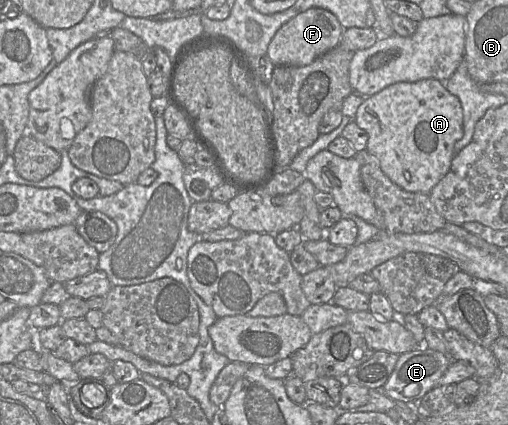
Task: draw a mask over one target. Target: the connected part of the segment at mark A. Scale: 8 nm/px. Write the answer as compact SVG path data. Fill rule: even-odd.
M436 79L387 86L364 99L354 121L368 134L367 151L379 160L384 174L406 191L425 194L448 173L454 145L464 134L459 99Z

